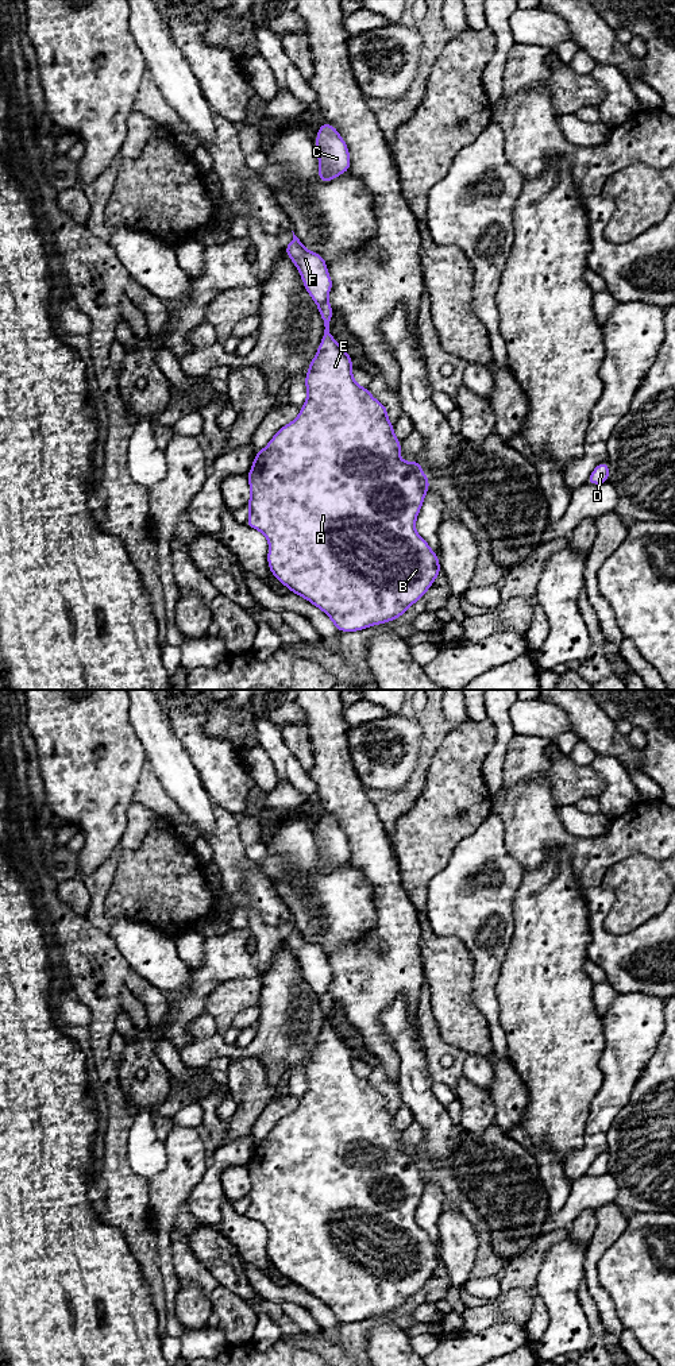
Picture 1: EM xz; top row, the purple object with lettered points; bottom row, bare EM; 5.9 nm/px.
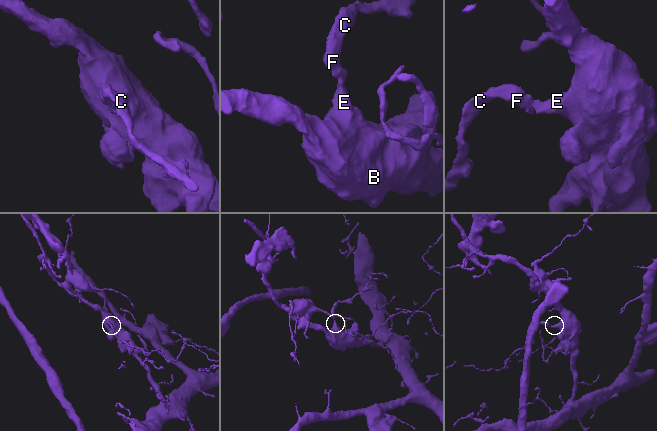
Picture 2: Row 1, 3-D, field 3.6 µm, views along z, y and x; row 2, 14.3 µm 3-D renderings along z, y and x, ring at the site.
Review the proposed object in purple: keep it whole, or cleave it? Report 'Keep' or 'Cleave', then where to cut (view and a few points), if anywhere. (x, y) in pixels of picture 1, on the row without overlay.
Keep. No split

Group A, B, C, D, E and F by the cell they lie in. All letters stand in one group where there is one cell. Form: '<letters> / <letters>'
A B C D E F

